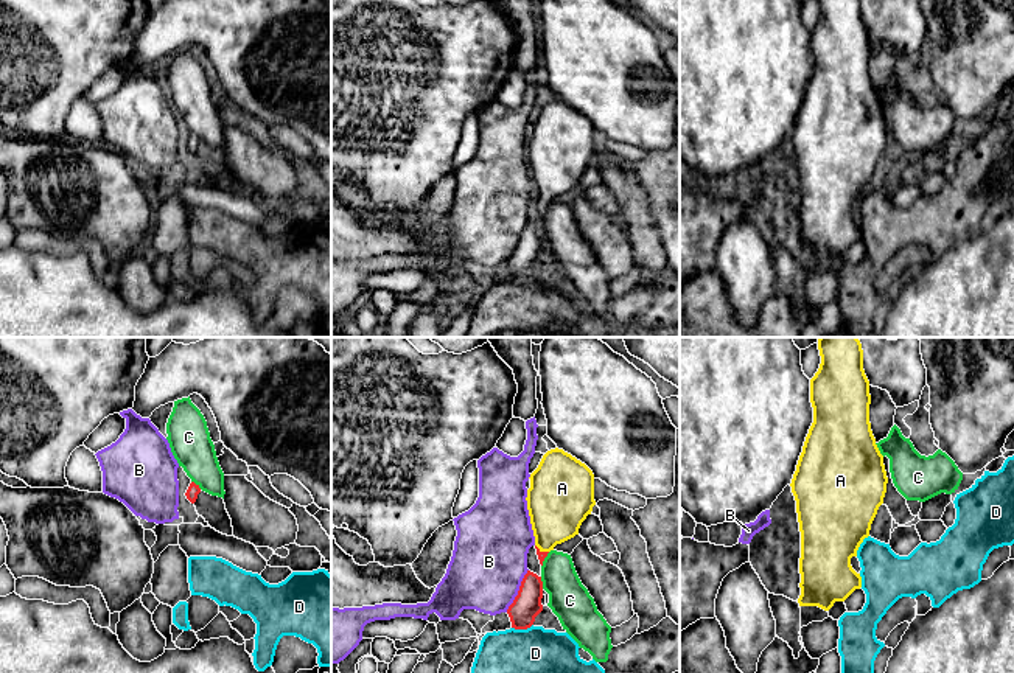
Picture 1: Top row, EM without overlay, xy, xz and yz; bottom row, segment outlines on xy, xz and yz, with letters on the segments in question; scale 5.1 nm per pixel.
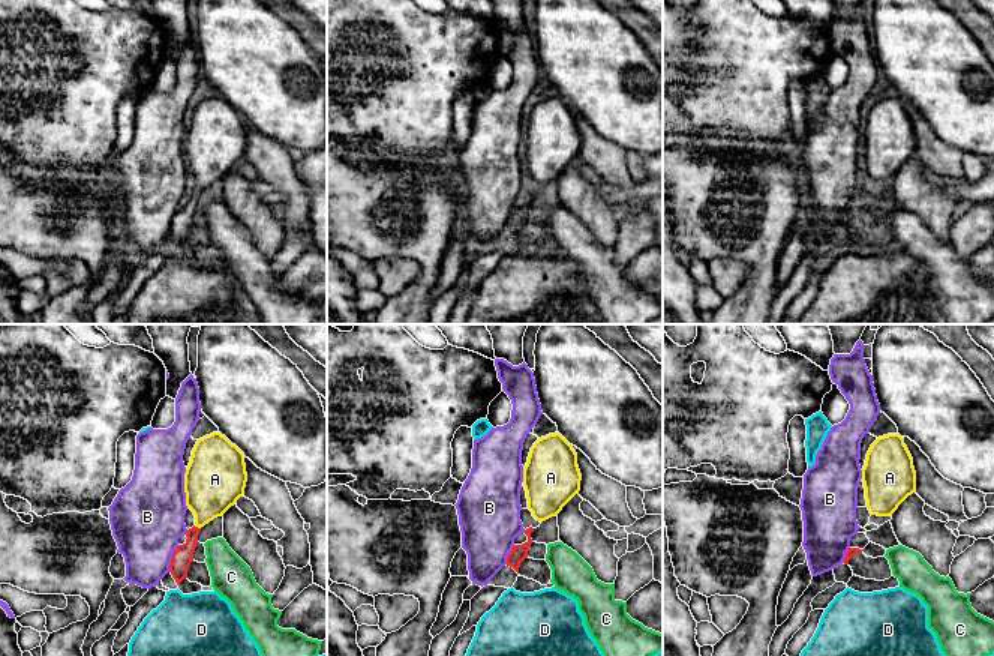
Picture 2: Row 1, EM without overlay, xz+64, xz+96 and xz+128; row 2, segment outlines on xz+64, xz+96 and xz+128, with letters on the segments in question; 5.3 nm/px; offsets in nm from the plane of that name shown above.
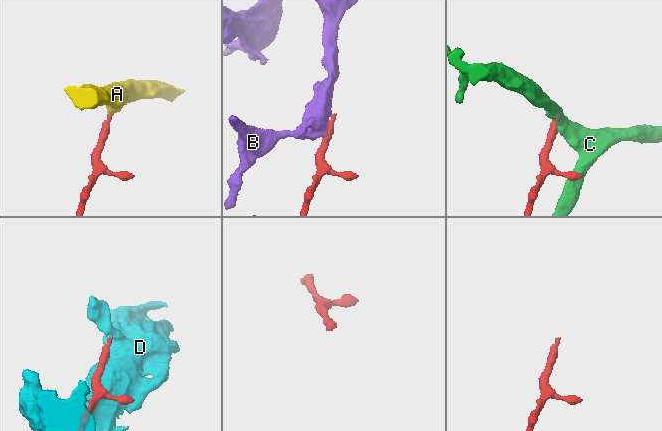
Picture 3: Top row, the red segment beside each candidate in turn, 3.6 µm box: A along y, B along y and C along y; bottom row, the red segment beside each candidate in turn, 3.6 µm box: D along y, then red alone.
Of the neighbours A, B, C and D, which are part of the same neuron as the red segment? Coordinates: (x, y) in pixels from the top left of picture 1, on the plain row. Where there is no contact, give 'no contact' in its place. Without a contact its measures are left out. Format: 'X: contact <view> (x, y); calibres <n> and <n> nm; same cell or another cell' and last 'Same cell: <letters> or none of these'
A: contact xz (541, 204); calibres 50 and 300 nm; same cell
B: contact xz (518, 243); calibres 150 and 380 nm; another cell
C: contact xz (541, 235); calibres 150 and 220 nm; another cell
D: contact xz (521, 280); calibres 150 and 500 nm; another cell
Same cell: A

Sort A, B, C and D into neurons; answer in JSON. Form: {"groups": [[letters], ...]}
{"groups": [["A"], ["B"], ["C"], ["D"]]}

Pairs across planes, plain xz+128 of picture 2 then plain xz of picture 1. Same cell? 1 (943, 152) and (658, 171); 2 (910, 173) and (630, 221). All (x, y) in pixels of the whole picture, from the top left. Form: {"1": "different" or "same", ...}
{"1": "different", "2": "different"}

